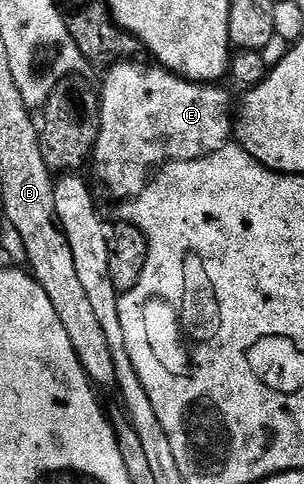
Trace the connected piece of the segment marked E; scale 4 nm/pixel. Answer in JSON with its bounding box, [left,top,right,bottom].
[92,61,232,201]

